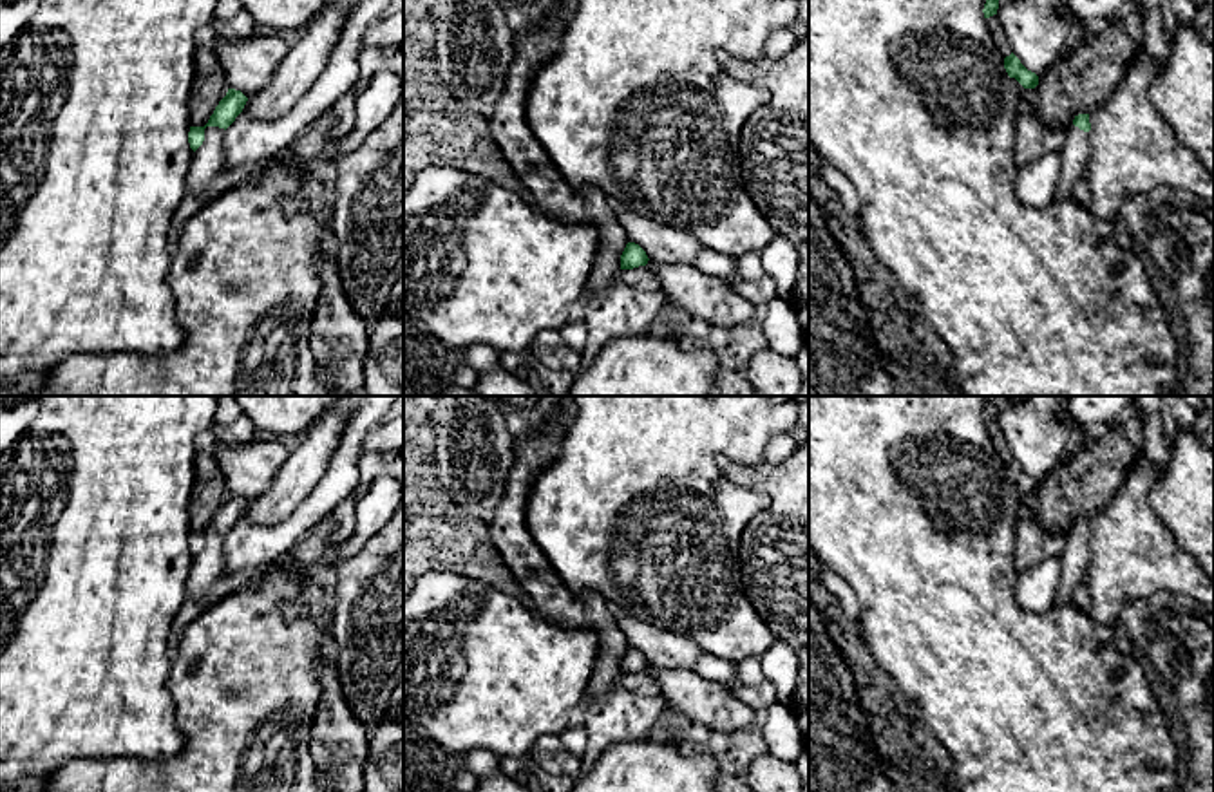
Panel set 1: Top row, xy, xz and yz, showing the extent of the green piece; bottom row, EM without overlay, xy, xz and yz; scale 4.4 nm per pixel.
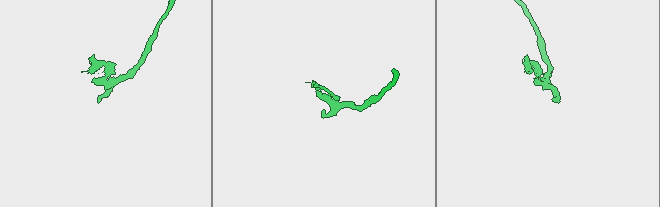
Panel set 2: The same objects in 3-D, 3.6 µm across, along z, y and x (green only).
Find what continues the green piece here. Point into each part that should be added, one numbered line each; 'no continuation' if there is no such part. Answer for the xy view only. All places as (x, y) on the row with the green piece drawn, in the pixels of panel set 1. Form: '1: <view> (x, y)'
1: xy (207, 163)

